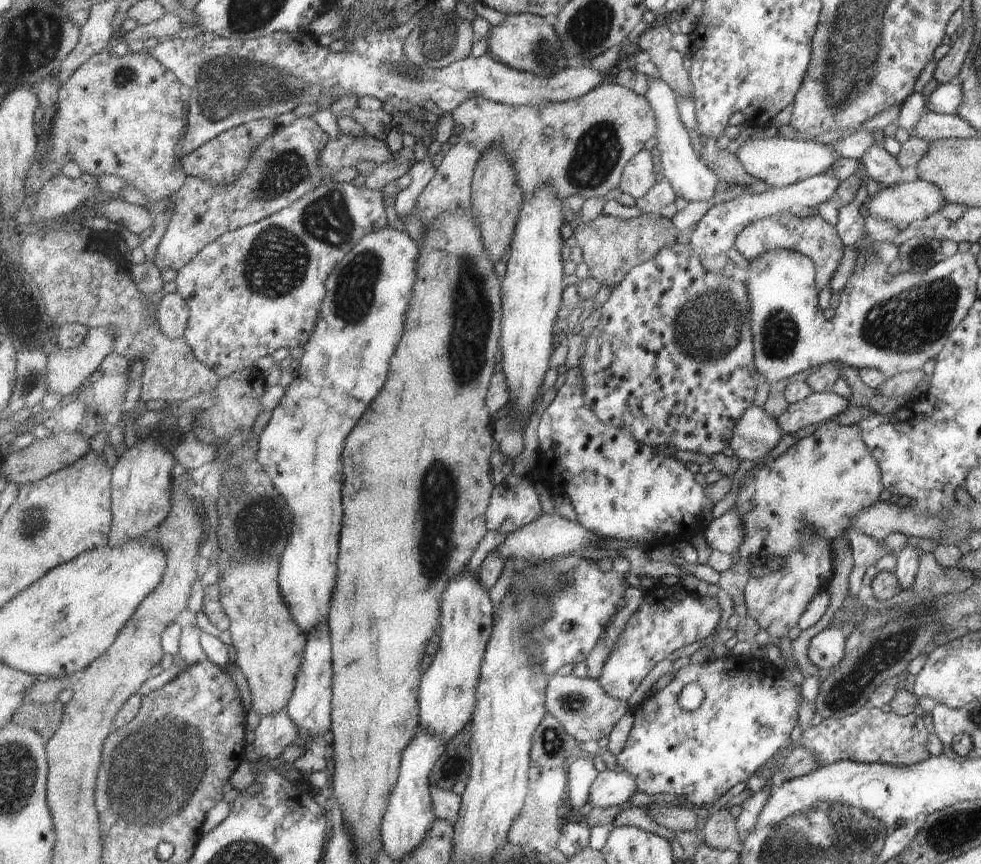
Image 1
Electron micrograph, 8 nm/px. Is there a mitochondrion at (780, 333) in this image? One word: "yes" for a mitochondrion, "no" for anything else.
yes

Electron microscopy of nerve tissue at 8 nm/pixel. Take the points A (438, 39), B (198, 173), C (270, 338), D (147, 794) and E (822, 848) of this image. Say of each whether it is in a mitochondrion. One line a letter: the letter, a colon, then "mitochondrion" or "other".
A: mitochondrion
B: other
C: other
D: mitochondrion
E: mitochondrion

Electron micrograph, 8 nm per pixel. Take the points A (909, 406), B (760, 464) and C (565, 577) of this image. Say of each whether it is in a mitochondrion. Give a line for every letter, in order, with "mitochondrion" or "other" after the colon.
A: other
B: other
C: mitochondrion

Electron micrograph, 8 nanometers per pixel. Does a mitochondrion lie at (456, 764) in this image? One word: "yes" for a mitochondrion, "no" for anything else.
no

